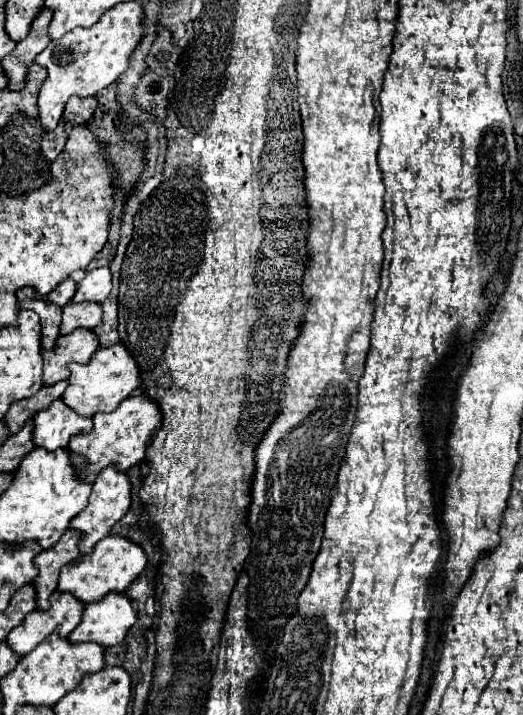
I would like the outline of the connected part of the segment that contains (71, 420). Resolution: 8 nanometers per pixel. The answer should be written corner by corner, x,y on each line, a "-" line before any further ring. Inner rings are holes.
58,398
50,404
50,408
34,416
32,442
34,446
52,452
58,448
66,448
72,436
90,432
90,426
92,426
92,418
76,414

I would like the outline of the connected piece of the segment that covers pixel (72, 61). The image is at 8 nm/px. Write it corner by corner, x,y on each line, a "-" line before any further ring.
138,2
116,4
110,8
94,26
76,28
62,36
54,48
46,48
40,52
34,62
46,68
48,76
40,86
38,94
38,122
46,130
54,130
62,118
64,106
70,96
96,96
102,88
116,82
116,78
126,70
128,58
136,44
142,38
142,6

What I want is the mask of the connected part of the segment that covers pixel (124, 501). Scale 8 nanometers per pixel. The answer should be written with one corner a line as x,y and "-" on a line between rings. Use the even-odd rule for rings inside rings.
106,468
102,470
94,484
92,484
92,494
88,500
88,506
70,522
72,530
78,530
82,534
80,538
80,554
90,554
92,548
96,546
96,542
100,542
102,538
106,538
112,530
112,526
128,512
130,508
130,482
128,476
118,472
116,468

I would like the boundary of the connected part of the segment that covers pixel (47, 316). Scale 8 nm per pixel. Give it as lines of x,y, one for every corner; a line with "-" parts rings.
34,298
34,300
22,300
20,308
34,310
40,316
40,326
42,326
42,342
40,346
44,350
52,350
54,340
60,336
60,322
62,322
62,308
44,300
44,298

